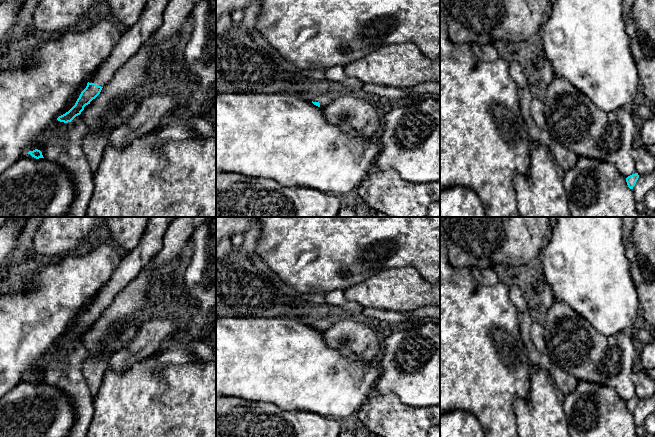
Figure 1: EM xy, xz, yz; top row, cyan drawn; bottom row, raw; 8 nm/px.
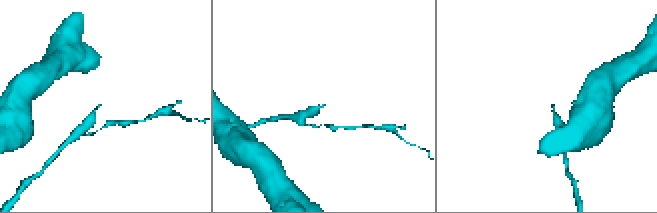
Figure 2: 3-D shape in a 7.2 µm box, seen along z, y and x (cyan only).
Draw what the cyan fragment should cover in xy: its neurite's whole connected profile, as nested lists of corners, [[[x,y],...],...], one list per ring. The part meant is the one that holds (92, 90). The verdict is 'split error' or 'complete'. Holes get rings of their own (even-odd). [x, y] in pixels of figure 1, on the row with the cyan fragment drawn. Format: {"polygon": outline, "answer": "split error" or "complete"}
{"polygon": [[[148,0],[144,12],[135,24],[121,36],[106,61],[87,83],[75,105],[58,121],[68,123],[80,115],[84,107],[95,99],[115,72],[136,54],[163,23],[163,13],[170,0]]], "answer": "split error"}

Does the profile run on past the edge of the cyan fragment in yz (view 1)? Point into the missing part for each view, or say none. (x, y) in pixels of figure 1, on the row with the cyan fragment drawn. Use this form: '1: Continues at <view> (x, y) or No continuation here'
1: No continuation here

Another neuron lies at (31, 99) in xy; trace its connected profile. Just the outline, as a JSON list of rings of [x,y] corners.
[[[102,13],[104,18],[90,25],[84,31],[59,33],[58,38],[46,40],[34,51],[34,66],[13,69],[0,69],[0,175],[19,158],[28,154],[37,136],[57,120],[68,101],[77,93],[80,86],[89,82],[99,67],[112,53],[122,34],[114,25],[114,20]]]

